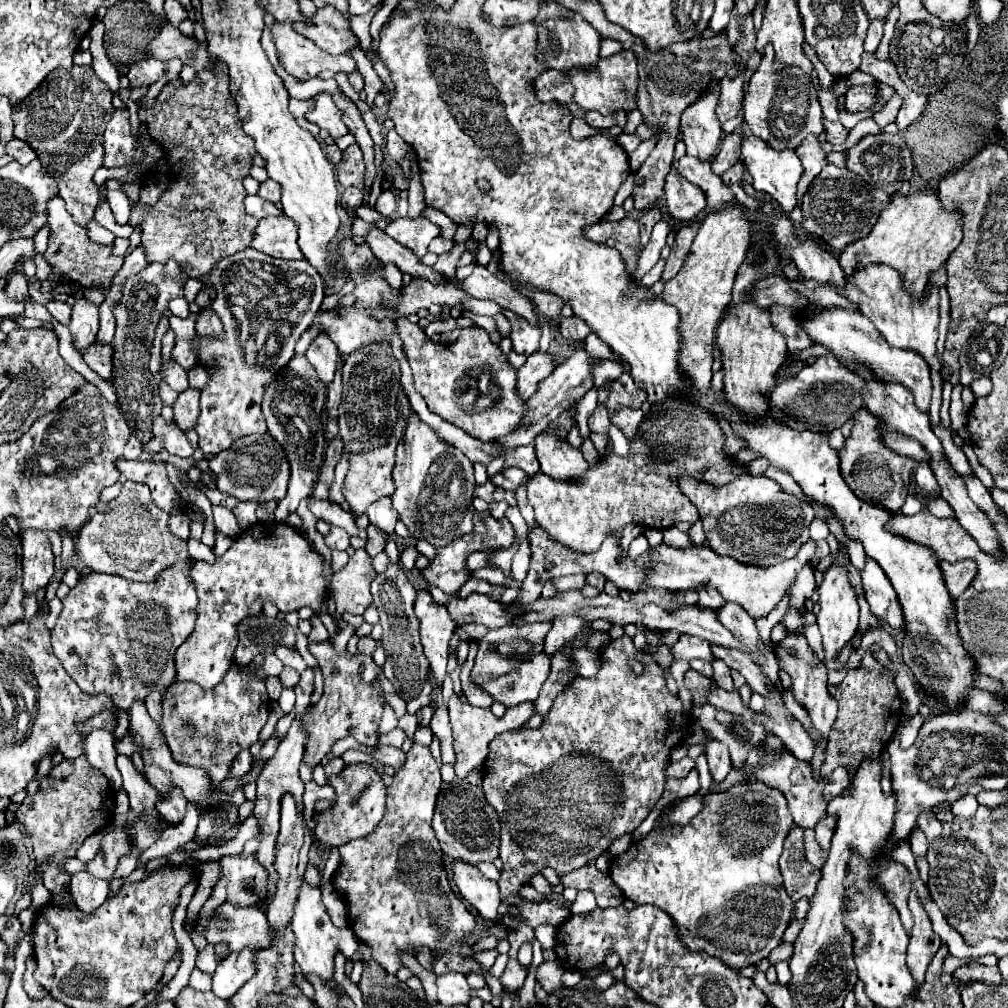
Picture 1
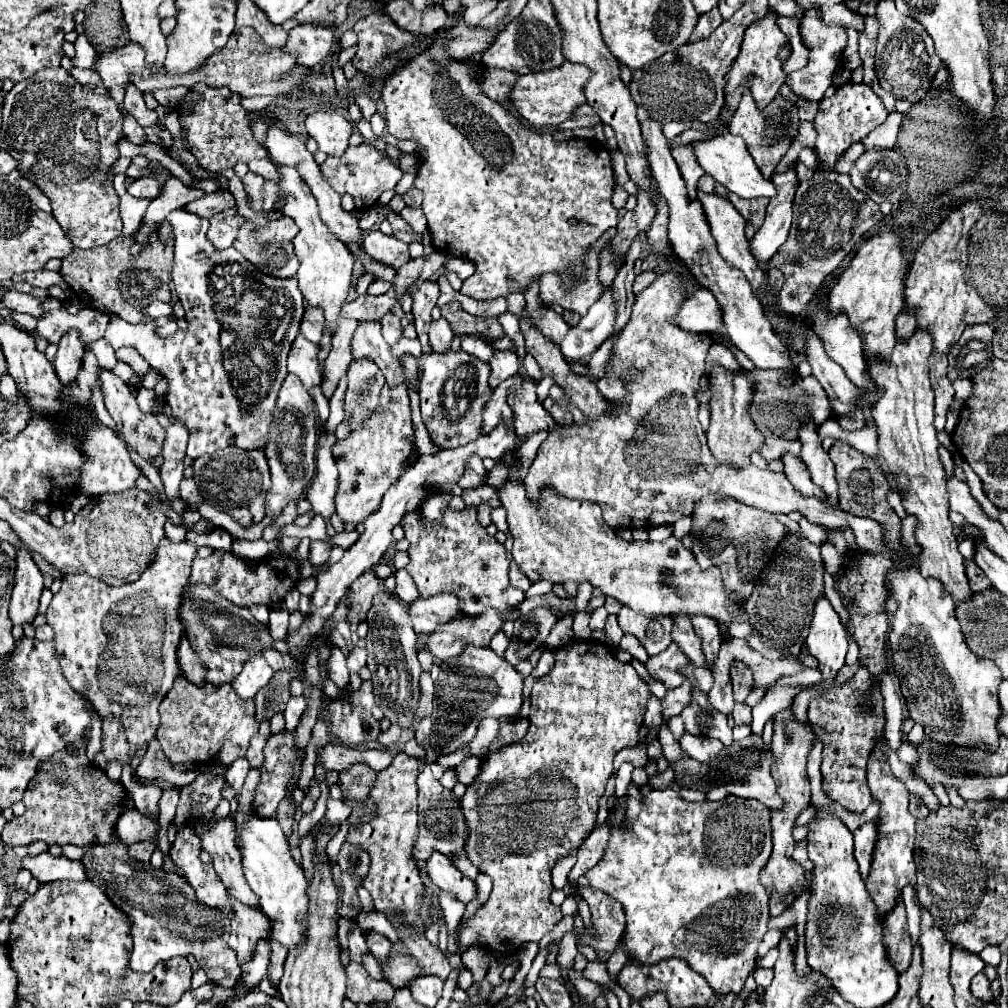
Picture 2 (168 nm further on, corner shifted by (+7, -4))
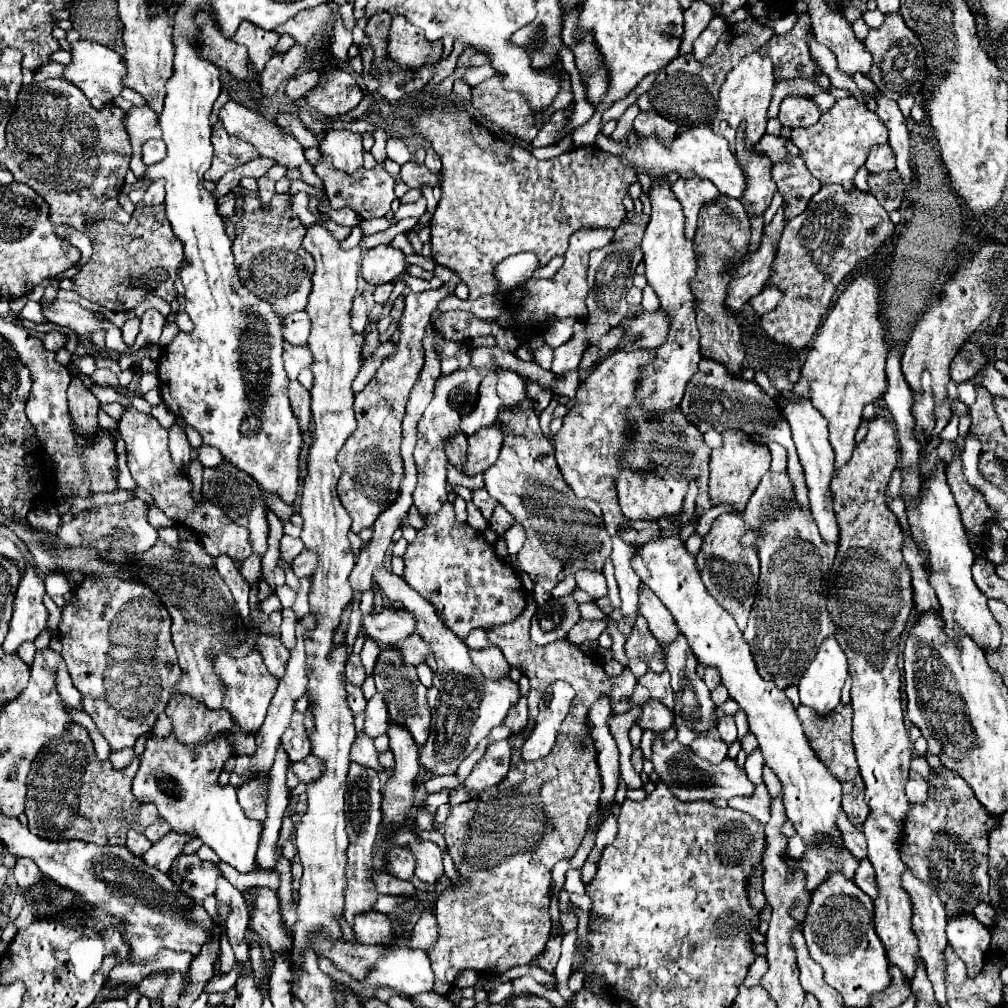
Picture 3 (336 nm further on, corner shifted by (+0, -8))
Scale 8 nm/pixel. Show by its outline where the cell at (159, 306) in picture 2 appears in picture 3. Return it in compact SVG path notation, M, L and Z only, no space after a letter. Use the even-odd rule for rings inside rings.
M130 318L124 326L122 326L122 338L124 338L124 342L130 346L130 344L134 344L134 338L138 336L138 332L140 332L140 322L142 322L142 318Z

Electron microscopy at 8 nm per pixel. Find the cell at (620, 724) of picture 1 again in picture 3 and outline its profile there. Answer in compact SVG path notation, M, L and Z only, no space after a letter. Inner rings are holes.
M534 604L510 624L488 630L488 638L502 650L508 664L520 668L530 680L530 728L512 736L512 762L508 776L472 798L470 802L452 806L446 826L446 844L466 884L456 884L442 892L436 900L438 942L428 950L432 970L436 974L434 992L448 994L458 972L474 968L488 974L504 974L514 966L528 964L544 950L550 936L550 884L552 868L562 858L572 858L584 838L590 816L598 810L602 792L602 776L598 768L598 750L590 736L588 714L592 704L606 696L610 704L628 702L638 678L626 668L618 678L610 678L602 664L582 652L568 640L558 640L538 648L530 642L530 618ZM554 680L566 680L576 690L570 714L564 720L552 752L536 762L524 762L520 744L528 738L536 724L538 704L544 690ZM540 820L542 830L530 830Z

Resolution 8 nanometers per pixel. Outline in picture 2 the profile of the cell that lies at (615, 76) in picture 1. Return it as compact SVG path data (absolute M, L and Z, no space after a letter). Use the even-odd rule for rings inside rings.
M563 62L561 66L547 72L531 72L521 74L515 80L515 88L509 94L511 104L519 110L519 114L533 126L533 130L543 130L545 126L557 126L577 104L585 104L585 96L581 96L581 84L585 84L585 68L579 64Z

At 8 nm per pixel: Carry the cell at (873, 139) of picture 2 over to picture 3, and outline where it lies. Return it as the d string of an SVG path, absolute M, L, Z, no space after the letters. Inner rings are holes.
M888 142L880 144L880 148L872 148L872 152L868 154L868 160L866 160L866 168L870 172L884 172L884 170L896 168L896 156L892 156Z

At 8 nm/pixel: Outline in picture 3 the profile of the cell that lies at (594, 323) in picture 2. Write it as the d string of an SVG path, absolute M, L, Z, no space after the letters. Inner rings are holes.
M582 334L580 340L574 340L574 336L572 336L568 342L564 342L562 346L558 346L554 350L554 362L552 362L552 368L550 370L556 376L560 376L560 374L564 374L568 370L578 368L586 346L588 346L588 338L584 334Z

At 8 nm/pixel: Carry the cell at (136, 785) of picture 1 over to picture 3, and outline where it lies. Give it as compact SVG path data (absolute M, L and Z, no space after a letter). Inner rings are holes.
M128 830L126 846L128 846L136 856L140 856L140 854L148 852L148 848L152 846L152 842L150 842L144 834L140 834L140 832L136 832L136 830Z

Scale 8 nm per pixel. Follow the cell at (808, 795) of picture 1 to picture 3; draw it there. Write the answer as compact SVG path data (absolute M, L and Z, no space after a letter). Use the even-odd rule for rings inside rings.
M656 738L654 746L654 756L652 764L654 770L660 774L662 782L668 784L672 794L682 800L682 802L694 802L694 800L714 800L714 798L724 798L730 800L734 796L752 796L756 792L756 786L750 782L748 774L744 768L736 764L732 758L724 758L720 764L710 764L696 756L688 746L680 744L678 740L666 742L662 738Z

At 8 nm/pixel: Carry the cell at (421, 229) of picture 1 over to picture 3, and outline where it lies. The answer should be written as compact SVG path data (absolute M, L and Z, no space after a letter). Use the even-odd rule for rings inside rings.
M376 246L362 252L362 276L370 284L384 284L390 282L396 274L407 272L411 276L430 280L434 272L426 271L417 265L406 262L406 256L402 250L394 246Z

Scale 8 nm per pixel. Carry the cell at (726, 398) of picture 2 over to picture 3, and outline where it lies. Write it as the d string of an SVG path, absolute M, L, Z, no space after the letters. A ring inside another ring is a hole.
M724 430L724 444L718 450L712 450L710 460L710 496L714 504L730 502L736 508L744 508L750 496L754 494L760 478L770 468L770 450L766 444L754 442L742 430Z

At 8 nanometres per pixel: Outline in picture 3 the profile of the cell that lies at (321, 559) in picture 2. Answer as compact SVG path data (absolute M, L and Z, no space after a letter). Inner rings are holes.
M302 550L300 556L296 556L294 564L292 564L292 570L298 578L302 576L312 576L312 572L316 570L316 552L308 552L308 550Z

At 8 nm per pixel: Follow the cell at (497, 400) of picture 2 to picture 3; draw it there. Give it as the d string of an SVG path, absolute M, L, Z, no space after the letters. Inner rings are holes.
M494 420L492 424L488 424L488 428L480 428L476 436L470 436L466 474L474 476L478 472L484 472L484 468L492 466L500 452L502 442L504 442L504 428L500 428L500 420Z

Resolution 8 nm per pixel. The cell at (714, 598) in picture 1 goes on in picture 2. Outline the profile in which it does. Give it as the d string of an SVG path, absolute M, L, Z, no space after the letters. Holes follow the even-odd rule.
M693 616L693 628L695 634L701 638L703 642L703 656L707 664L713 664L713 660L717 660L719 648L721 648L721 632L719 632L719 624L717 620L709 618L709 616Z

